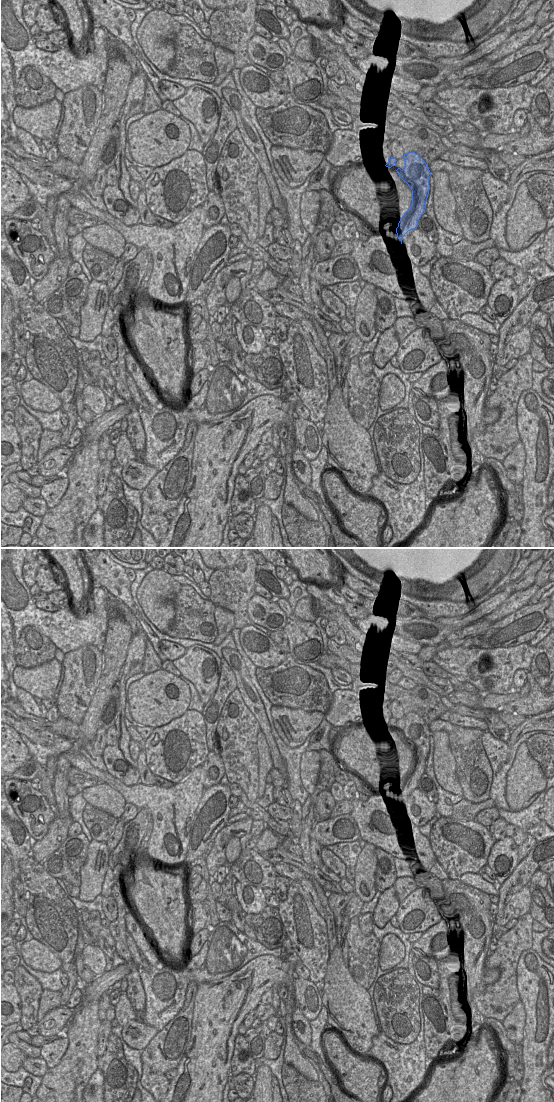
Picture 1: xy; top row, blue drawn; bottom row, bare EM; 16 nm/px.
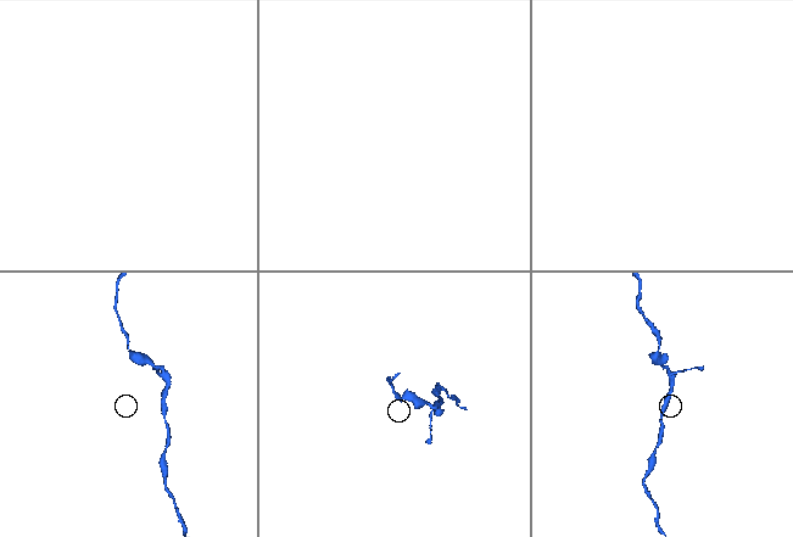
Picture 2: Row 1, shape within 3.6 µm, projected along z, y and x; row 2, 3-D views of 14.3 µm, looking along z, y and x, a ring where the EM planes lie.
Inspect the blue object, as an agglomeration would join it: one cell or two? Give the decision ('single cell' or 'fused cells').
fused cells

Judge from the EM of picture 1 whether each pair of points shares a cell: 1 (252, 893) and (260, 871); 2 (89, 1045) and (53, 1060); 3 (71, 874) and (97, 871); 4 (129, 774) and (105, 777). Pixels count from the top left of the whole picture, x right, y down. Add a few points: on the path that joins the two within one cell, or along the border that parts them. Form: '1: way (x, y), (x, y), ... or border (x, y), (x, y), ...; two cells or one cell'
1: border (237, 880), (248, 882), (262, 889); two cells
2: border (68, 1038), (68, 1047), (61, 1060), (48, 1069); two cells
3: border (87, 851), (85, 863), (80, 870), (78, 896); two cells
4: border (106, 771), (126, 785), (134, 785); two cells

